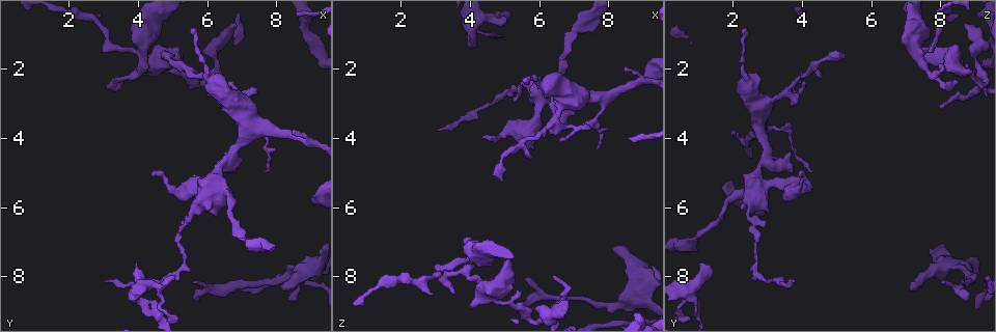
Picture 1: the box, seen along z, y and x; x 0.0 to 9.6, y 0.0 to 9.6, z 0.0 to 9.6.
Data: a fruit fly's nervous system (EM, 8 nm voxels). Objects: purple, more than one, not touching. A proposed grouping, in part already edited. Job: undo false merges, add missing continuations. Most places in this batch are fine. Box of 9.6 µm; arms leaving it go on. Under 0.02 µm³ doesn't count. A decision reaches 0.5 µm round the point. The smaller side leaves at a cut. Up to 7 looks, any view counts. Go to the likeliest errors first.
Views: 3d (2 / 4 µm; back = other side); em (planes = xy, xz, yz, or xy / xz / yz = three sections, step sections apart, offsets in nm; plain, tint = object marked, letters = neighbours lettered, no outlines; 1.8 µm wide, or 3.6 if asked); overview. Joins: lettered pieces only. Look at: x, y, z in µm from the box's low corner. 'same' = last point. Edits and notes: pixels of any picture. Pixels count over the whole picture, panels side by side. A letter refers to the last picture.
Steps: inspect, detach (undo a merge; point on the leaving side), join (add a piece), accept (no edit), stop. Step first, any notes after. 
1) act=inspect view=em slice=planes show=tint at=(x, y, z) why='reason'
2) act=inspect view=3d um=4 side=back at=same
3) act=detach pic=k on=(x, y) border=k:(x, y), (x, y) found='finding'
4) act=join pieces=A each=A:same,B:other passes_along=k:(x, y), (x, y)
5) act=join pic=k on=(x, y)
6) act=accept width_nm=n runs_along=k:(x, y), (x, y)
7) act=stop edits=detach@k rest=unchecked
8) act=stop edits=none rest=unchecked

act=inspect view=3d um=2 at=(8.10, 8.30, 7.25) why='branch stops here'

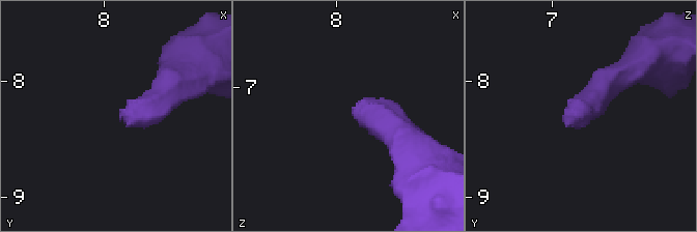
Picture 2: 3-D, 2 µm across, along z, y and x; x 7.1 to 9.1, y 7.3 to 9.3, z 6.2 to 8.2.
act=inspect view=em slice=planes show=letters at=(8.14, 8.32, 7.26) why='need the tissue'

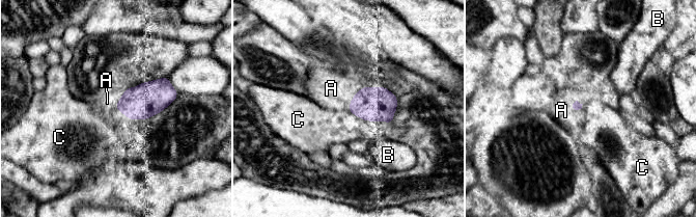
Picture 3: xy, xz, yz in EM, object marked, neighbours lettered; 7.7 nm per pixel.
act=join pieces=A each=A:same,B:other,C:other found='it goes on there'

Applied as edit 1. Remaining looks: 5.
act=inspect view=overview

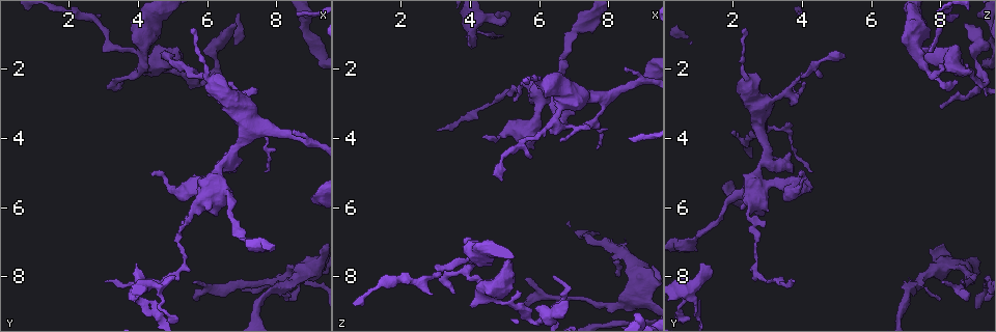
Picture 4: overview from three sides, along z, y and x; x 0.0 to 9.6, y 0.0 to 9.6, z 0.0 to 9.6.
act=inspect view=em slice=planes show=plain at=(5.70, 8.75, 8.80) why='an open end'

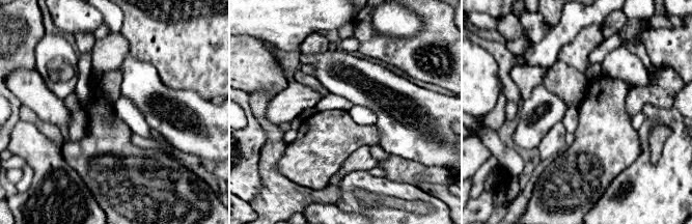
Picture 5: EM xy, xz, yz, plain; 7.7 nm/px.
act=inspect view=em slice=planes show=letters at=same why='see the neighbours'

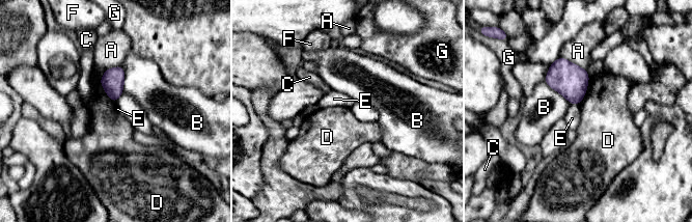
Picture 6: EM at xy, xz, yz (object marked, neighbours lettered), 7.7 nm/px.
act=accept each=A:other,B:other,C:other,D:other,E:other,F:other,G:other border=6:(100, 80), (105, 92), (115, 103) found='none of them fits'

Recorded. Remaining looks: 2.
act=inspect view=3d um=2 at=(5.10, 1.40, 7.55) why='branch stops here'

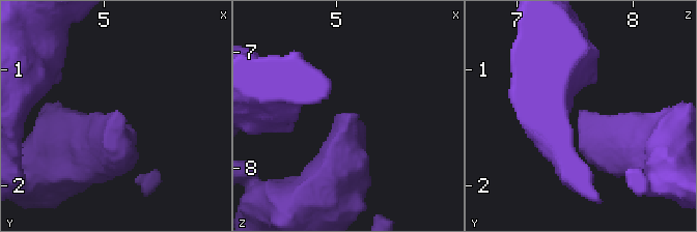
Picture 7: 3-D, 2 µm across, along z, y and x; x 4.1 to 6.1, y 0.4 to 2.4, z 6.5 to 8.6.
act=inspect view=em slice=xz step=16 show=letters at=(5.10, 1.36, 7.58) why='need the tissue'

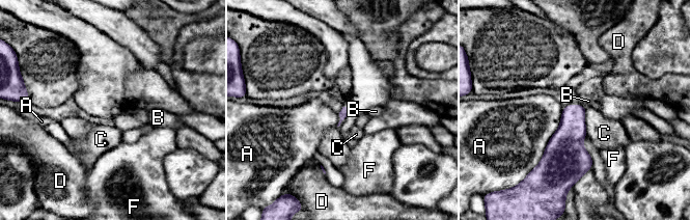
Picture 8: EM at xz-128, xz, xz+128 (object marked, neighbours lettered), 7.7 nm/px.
act=accept each=A:other,B:other,C:other,D:other,F:other border=8:(564, 107), (559, 126), (533, 169) found='no lettered piece goes on from it'

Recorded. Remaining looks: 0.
act=stop edits=join@3 rest=unchecked

